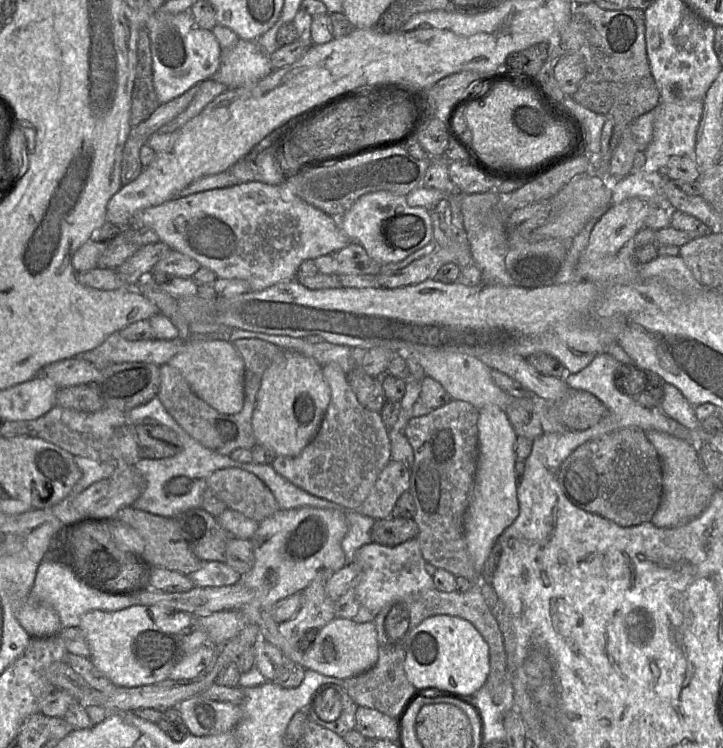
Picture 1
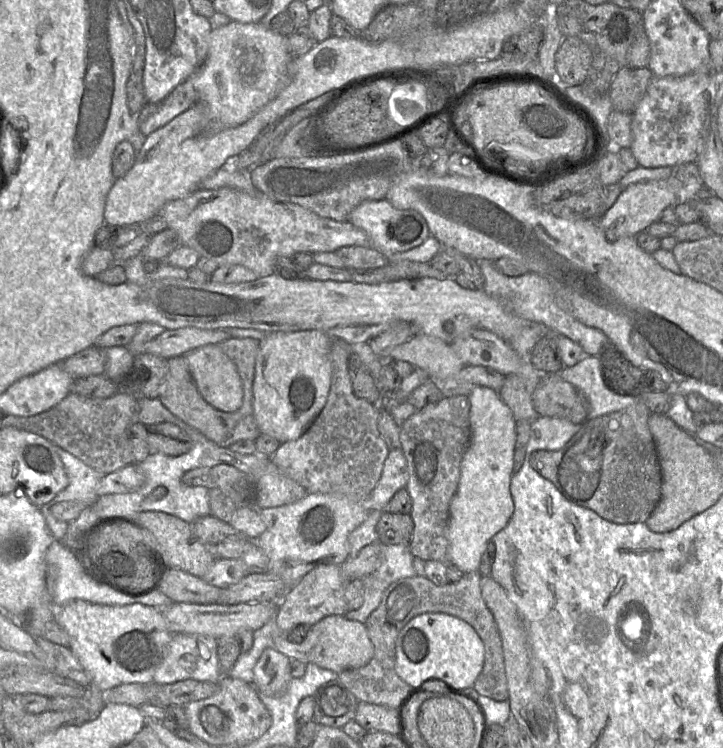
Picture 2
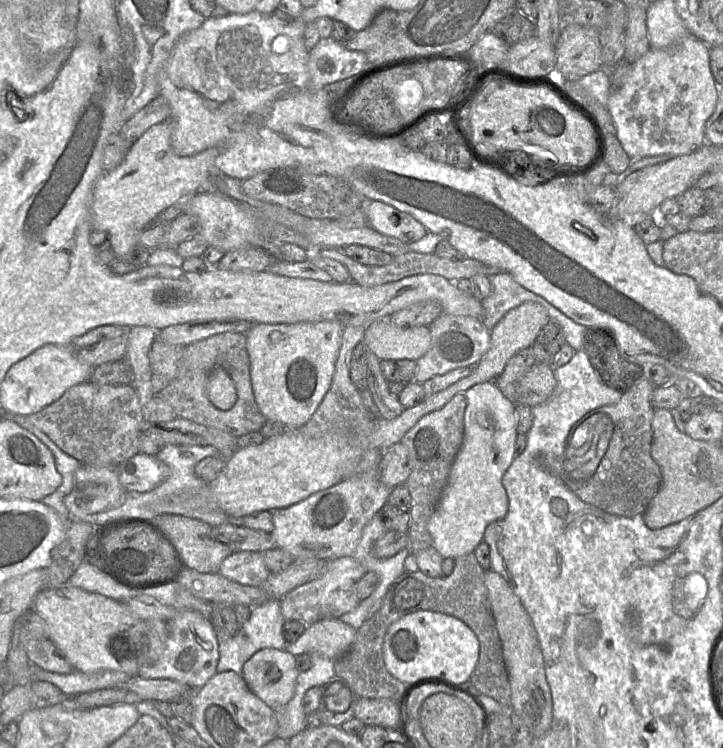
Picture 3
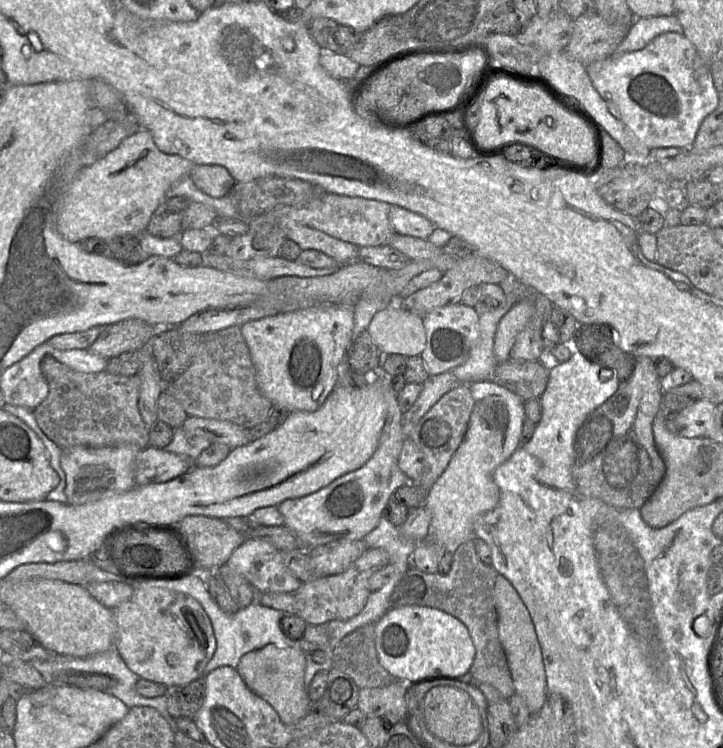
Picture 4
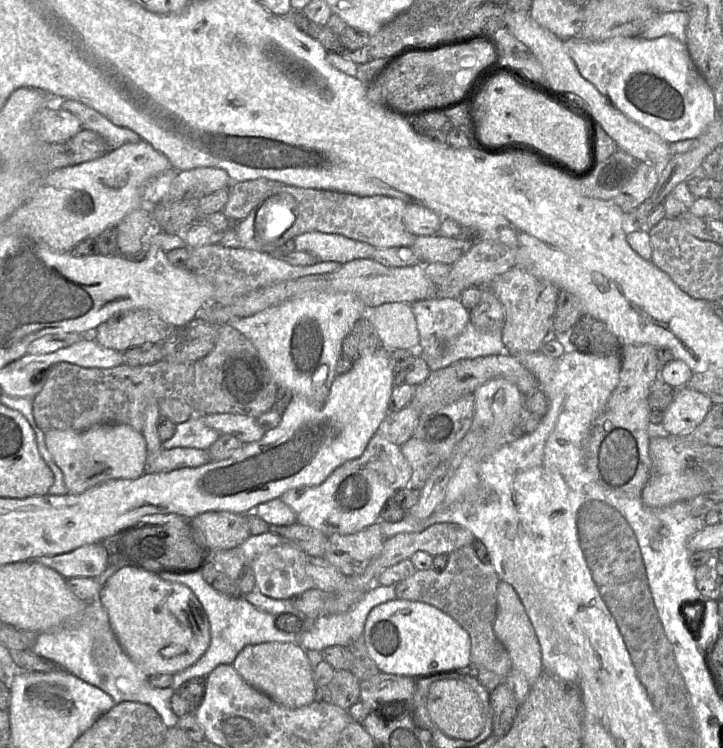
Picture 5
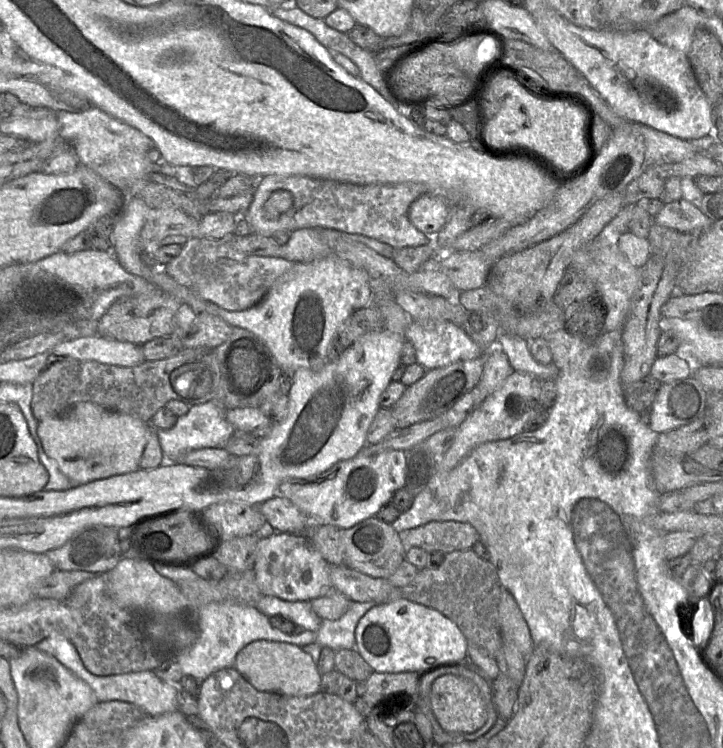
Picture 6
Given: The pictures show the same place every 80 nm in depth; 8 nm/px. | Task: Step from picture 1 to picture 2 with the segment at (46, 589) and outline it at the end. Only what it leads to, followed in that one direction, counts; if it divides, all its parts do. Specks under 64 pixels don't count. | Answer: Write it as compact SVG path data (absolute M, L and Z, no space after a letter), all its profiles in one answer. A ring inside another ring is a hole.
M54 540L49 546L45 554L45 563L47 571L50 570L54 574L54 605L56 606L62 606L72 600L84 600L93 604L109 606L139 603L153 607L165 607L173 603L169 597L159 590L142 596L129 596L118 593L108 586L95 583L84 573L72 553L69 551L69 548L57 540Z

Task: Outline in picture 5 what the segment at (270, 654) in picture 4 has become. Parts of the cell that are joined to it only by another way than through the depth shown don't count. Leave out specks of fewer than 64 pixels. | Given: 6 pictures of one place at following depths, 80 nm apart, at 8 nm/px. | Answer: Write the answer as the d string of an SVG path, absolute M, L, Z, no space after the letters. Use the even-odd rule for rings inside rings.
M268 642L249 645L240 651L232 666L245 682L280 705L300 708L315 702L314 669L299 644Z

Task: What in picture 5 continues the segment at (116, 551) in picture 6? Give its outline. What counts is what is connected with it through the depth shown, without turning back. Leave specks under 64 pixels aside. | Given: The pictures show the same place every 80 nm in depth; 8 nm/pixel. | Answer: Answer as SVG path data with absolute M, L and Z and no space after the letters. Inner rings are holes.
M103 543L87 544L71 552L41 556L34 560L54 569L65 579L95 578L110 565L110 555Z

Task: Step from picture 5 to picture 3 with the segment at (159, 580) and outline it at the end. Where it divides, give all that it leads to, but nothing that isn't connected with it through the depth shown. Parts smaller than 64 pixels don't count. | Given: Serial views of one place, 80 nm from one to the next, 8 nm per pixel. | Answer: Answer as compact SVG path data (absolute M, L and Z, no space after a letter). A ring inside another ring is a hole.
M180 609L169 619L147 621L149 645L144 644L143 663L136 676L168 679L190 688L200 689L217 672L219 649L214 627L201 612Z

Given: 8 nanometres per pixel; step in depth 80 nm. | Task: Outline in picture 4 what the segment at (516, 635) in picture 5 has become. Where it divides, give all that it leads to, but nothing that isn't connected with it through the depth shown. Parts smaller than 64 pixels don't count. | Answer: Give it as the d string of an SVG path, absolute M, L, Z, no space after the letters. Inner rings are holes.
M500 574L495 580L494 598L499 638L507 657L515 693L526 702L531 715L536 714L544 706L549 693L542 650L532 618L516 589Z

